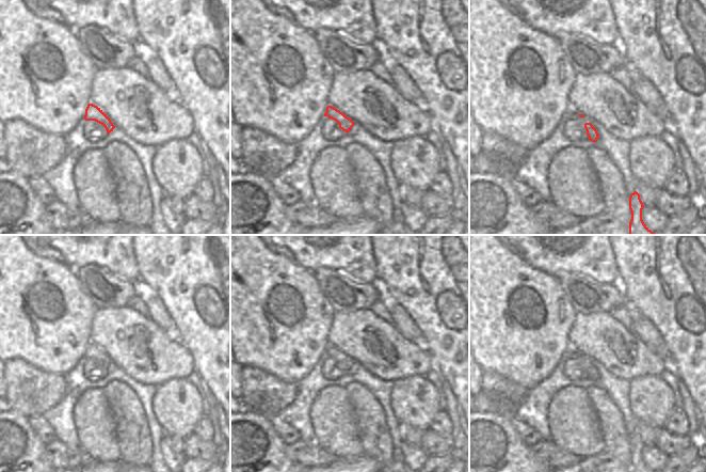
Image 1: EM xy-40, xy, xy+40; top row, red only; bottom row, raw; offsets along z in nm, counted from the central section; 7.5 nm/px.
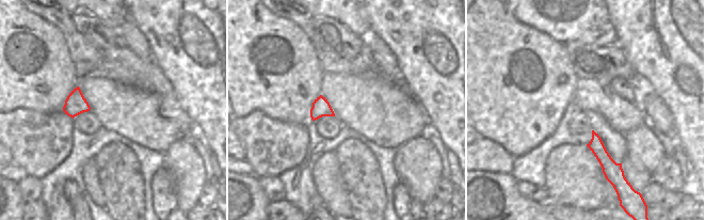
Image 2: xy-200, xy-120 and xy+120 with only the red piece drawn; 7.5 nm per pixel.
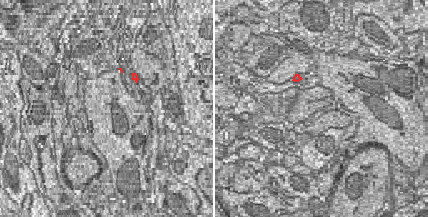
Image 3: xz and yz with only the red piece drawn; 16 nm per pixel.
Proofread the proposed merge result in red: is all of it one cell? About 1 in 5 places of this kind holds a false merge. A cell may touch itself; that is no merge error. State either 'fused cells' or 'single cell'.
single cell

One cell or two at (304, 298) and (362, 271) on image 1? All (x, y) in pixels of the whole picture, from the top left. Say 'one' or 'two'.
two

